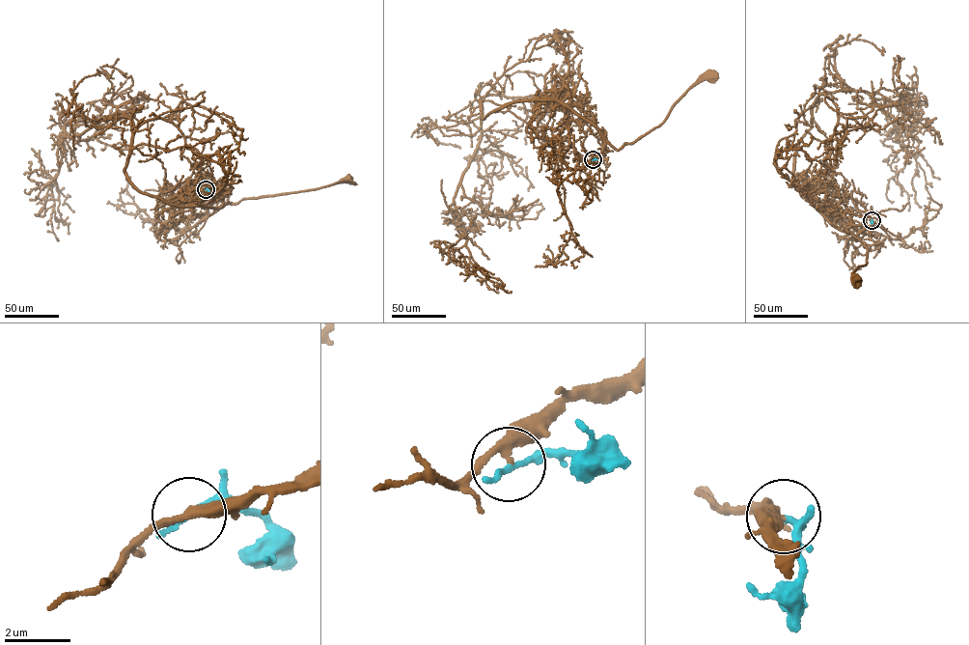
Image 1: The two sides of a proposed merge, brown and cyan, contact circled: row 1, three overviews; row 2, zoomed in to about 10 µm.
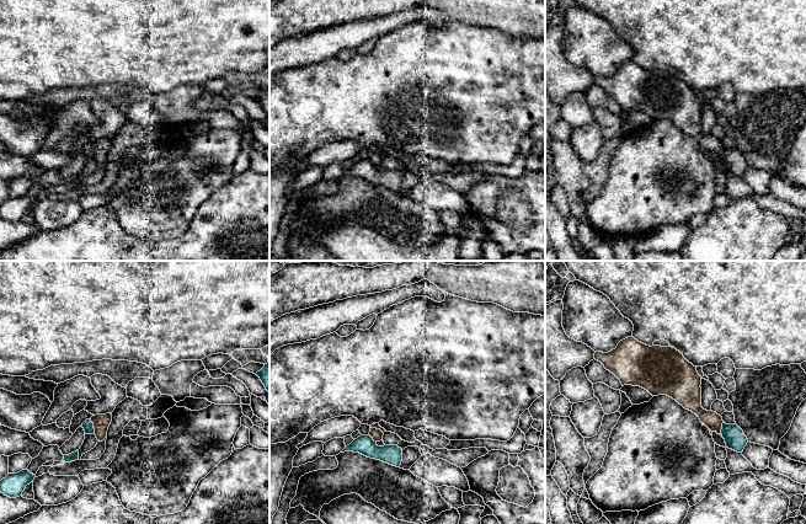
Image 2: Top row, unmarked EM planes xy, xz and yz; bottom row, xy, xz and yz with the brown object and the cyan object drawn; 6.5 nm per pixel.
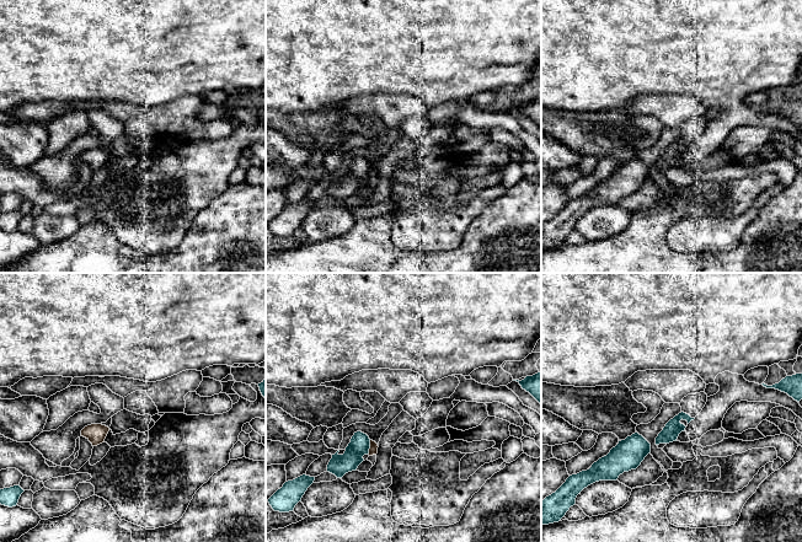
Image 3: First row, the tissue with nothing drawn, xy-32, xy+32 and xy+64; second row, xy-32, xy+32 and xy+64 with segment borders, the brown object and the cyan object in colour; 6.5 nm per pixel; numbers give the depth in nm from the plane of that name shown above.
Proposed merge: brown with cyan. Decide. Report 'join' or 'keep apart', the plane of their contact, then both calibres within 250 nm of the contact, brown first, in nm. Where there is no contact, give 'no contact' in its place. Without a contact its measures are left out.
keep apart; meets brown in xy; 110 nm thick on the brown side, 70 nm on the other

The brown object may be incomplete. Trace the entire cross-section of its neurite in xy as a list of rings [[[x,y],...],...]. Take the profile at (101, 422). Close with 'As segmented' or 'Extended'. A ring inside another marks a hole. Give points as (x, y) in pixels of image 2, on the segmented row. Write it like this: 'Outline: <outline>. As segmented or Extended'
Outline: [[[111,413],[96,415],[92,416],[90,419],[94,423],[95,435],[97,440],[102,442],[107,437],[107,431],[112,422],[112,415]]]. As segmented

